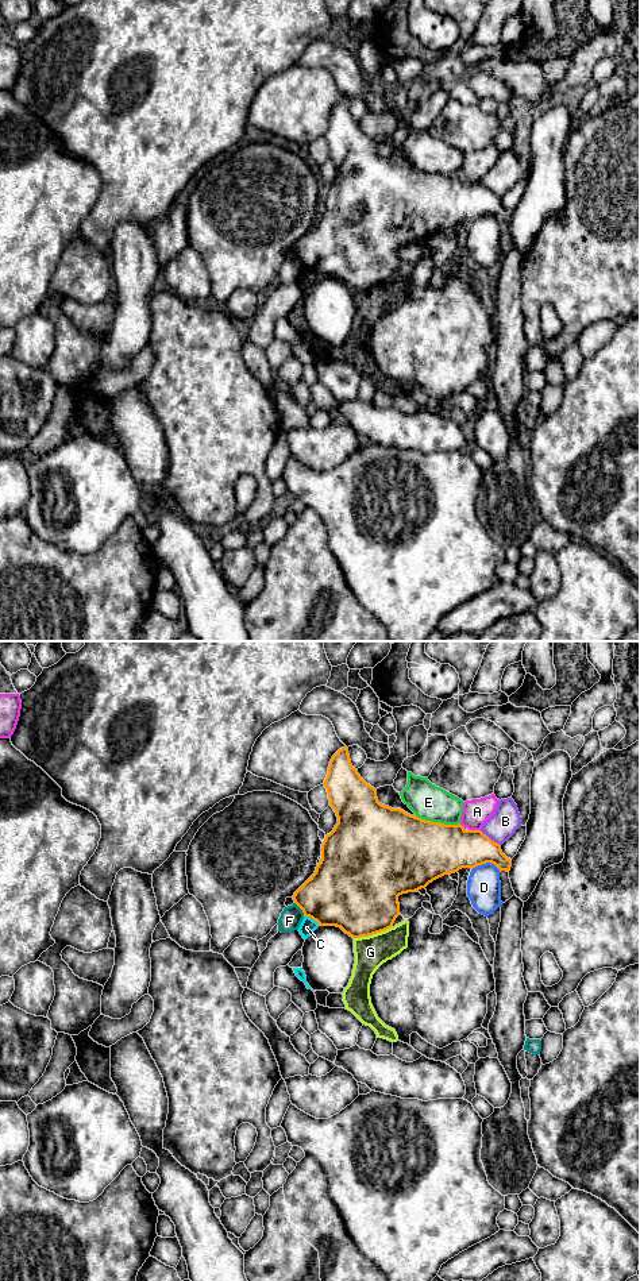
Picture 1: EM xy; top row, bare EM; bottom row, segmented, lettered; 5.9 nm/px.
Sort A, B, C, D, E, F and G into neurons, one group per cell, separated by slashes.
A / B / C G / D / E / F

